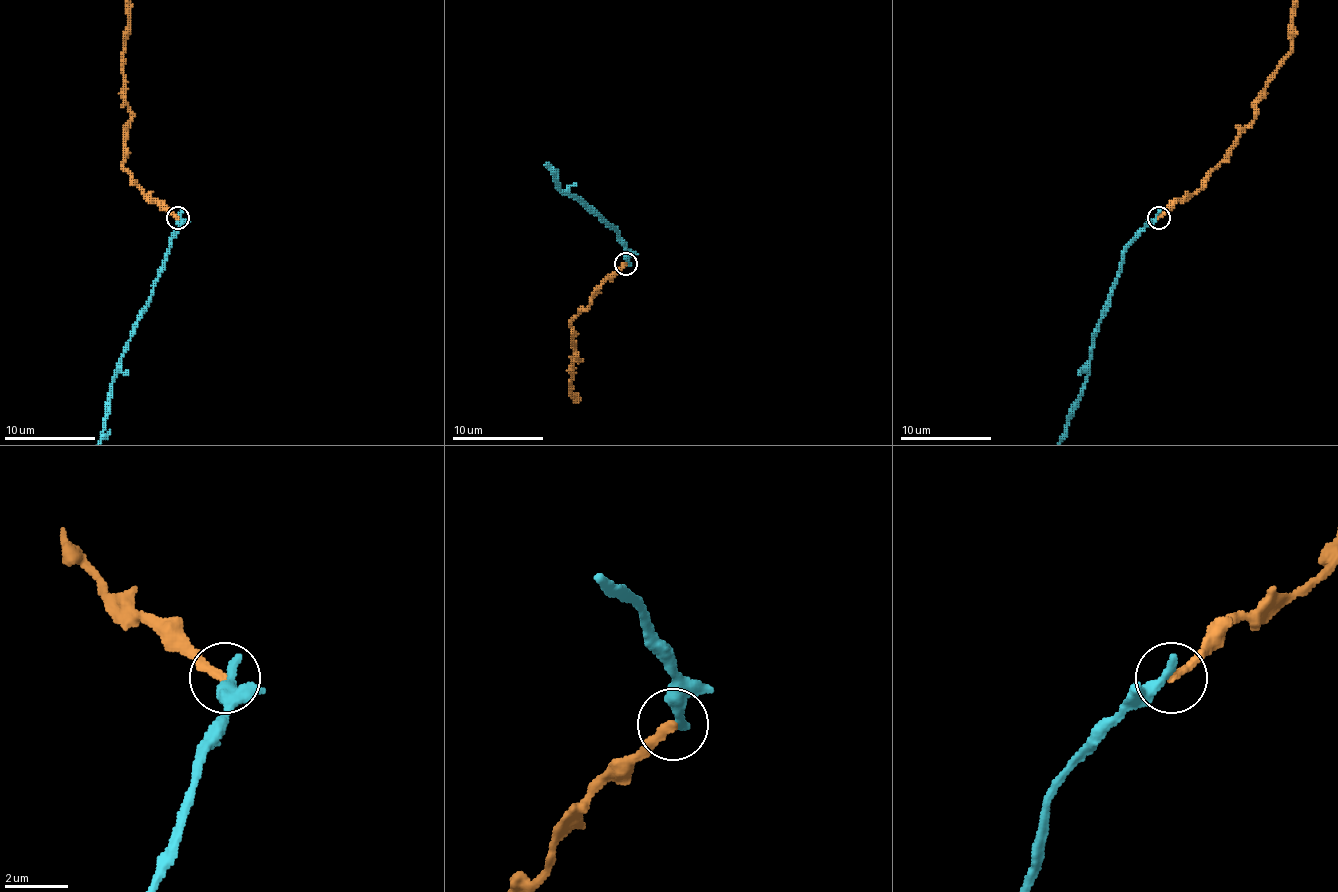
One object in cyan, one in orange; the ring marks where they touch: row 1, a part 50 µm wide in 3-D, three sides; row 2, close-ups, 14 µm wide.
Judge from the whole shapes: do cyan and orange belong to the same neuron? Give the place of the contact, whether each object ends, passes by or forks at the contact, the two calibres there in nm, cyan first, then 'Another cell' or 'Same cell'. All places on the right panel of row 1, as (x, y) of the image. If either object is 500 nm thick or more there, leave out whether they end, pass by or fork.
Place: (1159, 217). At the ring cyan ends. At the ring orange ends. Thickness 400 nm (cyan) against 280 nm. Another cell

